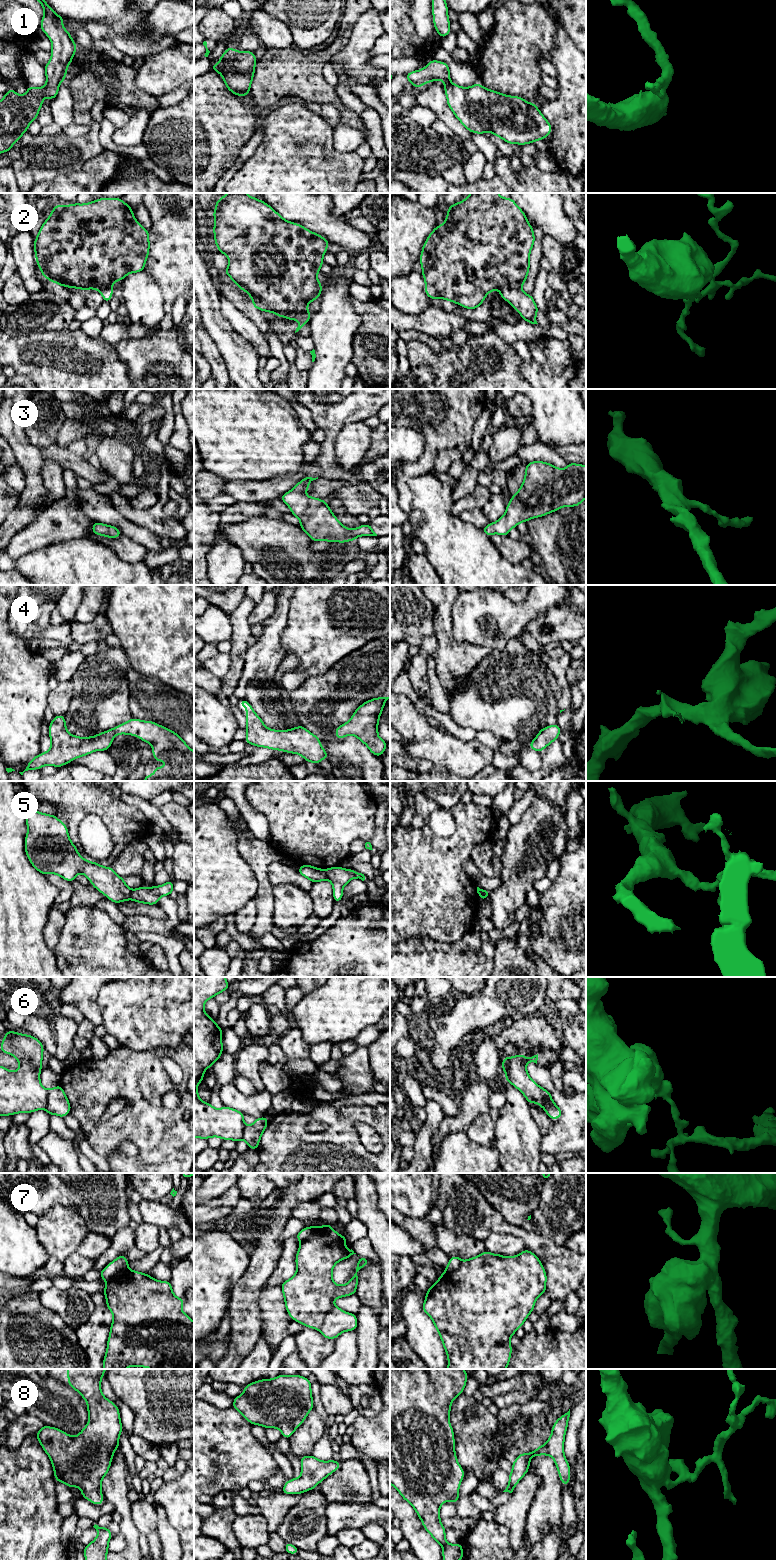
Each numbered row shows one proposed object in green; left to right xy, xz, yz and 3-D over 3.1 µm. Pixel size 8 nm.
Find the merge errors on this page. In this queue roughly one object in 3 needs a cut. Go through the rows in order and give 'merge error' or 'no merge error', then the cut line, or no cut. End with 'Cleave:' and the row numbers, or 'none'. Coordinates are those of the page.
1: no merge error; cut none
2: merge error; cut yz (519, 286), (508, 287), (504, 285), (500, 289)
3: no merge error; cut none
4: no merge error; cut none
5: merge error; cut xz (325, 870), (328, 879)
6: merge error; cut xy (48, 1090), (47, 1106), (45, 1109)
7: merge error; cut xz (335, 1306), (326, 1314), (322, 1325), (318, 1329)
8: no merge error; cut none
Cleave: 2, 5, 6, 7

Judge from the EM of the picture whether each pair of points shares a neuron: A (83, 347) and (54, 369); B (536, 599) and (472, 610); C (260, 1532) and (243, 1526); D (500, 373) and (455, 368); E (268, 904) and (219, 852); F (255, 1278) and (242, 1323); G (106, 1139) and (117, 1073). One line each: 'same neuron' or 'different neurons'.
A: same neuron
B: same neuron
C: same neuron
D: same neuron
E: different neurons
F: same neuron
G: same neuron

